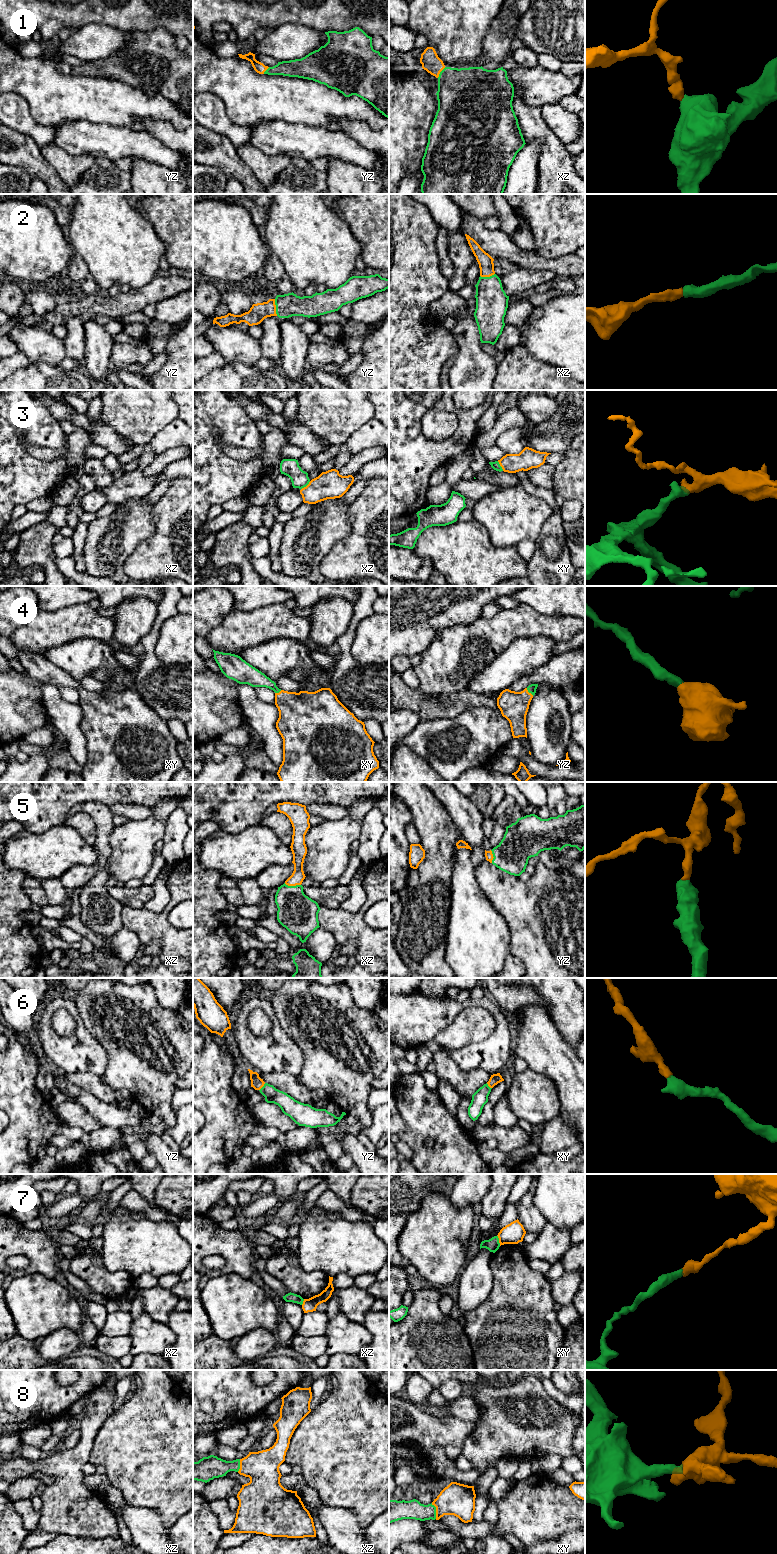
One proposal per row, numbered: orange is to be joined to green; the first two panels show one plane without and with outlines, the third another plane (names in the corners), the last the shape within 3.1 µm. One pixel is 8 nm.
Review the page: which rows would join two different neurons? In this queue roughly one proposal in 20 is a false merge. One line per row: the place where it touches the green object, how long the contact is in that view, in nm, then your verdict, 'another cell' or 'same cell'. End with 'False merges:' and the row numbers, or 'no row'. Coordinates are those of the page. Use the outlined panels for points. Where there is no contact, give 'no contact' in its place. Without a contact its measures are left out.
1: meets green in xz at (440, 72); contact 110 nm long; same cell
2: meets green in yz at (276, 307); contact 140 nm long; same cell
3: meets green in xz at (305, 486); contact 100 nm long; same cell
4: meets green in yz at (529, 692); contact 90 nm long; same cell
5: meets green in xz at (292, 886); contact 140 nm long; same cell
6: meets green in yz at (262, 1087); contact 80 nm long; same cell
7: meets green in xy at (498, 1240); contact 90 nm long; another cell
8: meets green in xy at (435, 1511); contact 130 nm long; same cell
False merges: 7

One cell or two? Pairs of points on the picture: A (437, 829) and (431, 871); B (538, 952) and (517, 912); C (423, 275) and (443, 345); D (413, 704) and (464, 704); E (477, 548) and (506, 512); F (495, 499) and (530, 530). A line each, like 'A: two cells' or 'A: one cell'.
A: one cell
B: one cell
C: one cell
D: one cell
E: two cells
F: one cell

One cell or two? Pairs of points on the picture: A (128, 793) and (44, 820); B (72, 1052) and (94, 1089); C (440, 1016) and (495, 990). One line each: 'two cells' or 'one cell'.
A: one cell
B: two cells
C: two cells

